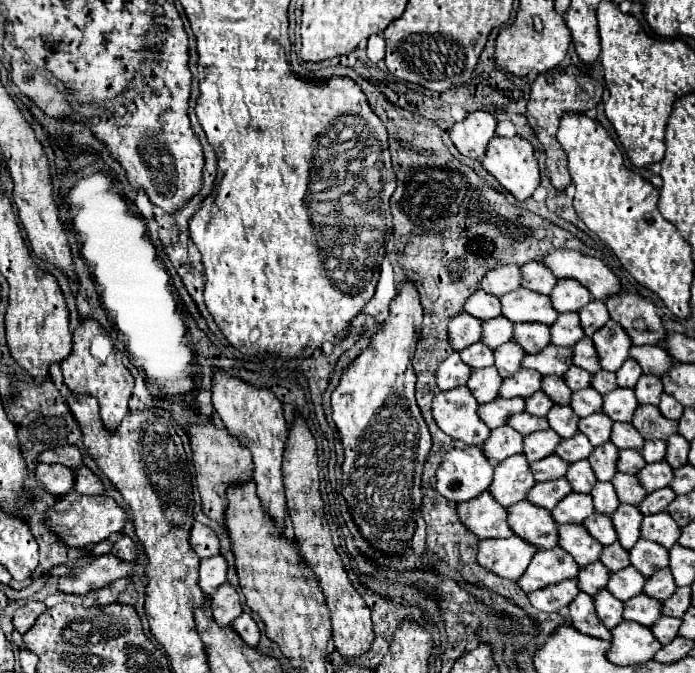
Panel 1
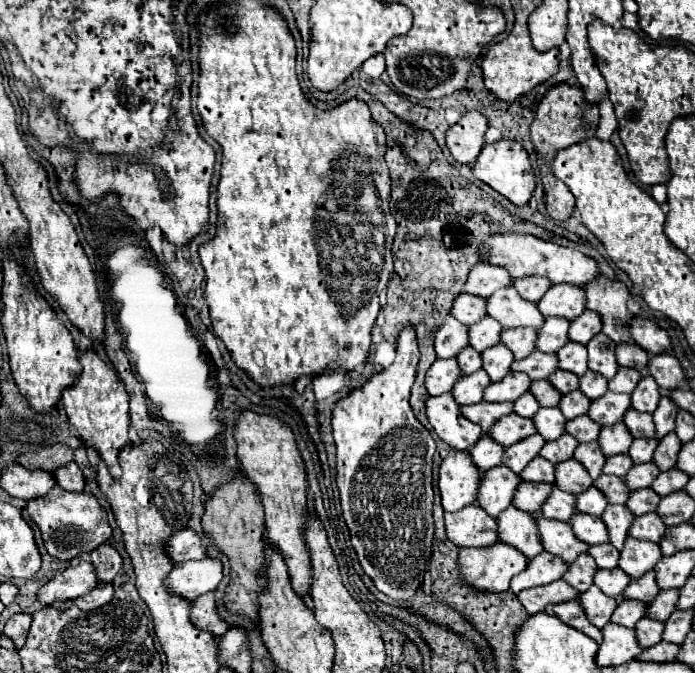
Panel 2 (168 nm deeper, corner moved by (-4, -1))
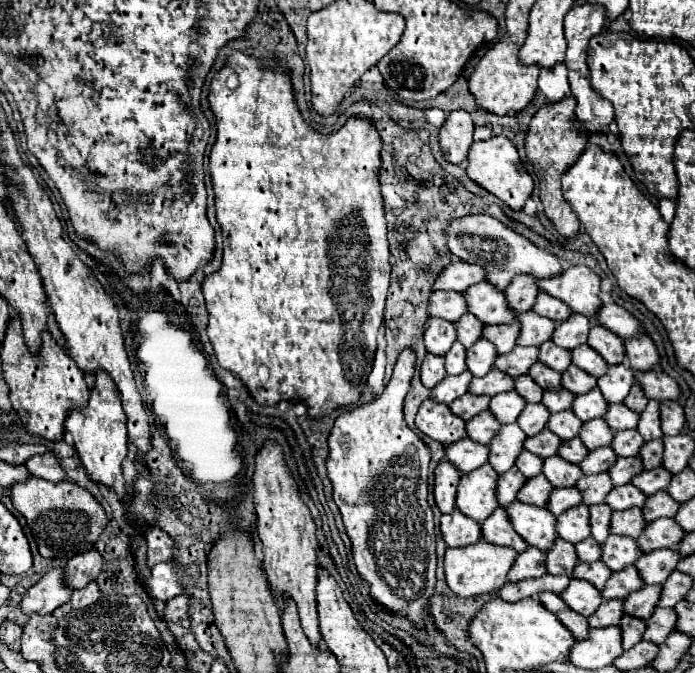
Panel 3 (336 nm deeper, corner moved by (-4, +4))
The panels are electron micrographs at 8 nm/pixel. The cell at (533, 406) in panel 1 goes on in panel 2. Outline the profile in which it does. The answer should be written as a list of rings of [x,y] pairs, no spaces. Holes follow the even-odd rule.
[[[524,393],[518,401],[514,401],[514,413],[522,415],[522,417],[534,417],[534,413],[538,413],[540,405],[538,401],[534,401],[532,393]]]

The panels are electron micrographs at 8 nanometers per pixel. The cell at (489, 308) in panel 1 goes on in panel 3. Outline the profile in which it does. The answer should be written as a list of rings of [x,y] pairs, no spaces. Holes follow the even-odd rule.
[[[436,290],[430,294],[430,308],[428,308],[432,318],[442,318],[456,322],[464,312],[466,312],[466,300],[458,292],[442,292]]]

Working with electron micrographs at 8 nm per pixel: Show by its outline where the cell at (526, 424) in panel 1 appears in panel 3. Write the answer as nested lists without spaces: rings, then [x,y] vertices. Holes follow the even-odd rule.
[[[488,410],[480,412],[478,416],[474,416],[474,420],[466,422],[468,438],[476,440],[478,444],[490,444],[490,440],[498,432],[498,428],[500,428],[498,420],[494,420],[494,416],[490,416]]]

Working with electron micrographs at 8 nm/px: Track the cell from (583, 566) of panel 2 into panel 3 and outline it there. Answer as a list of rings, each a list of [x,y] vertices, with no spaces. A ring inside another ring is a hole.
[[[558,538],[554,542],[554,548],[546,550],[546,572],[548,574],[566,574],[572,576],[572,570],[578,562],[578,556],[574,552],[574,544]]]

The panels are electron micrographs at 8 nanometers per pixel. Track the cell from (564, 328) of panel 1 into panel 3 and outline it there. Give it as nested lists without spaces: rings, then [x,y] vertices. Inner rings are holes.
[[[532,310],[518,314],[518,324],[520,324],[520,334],[516,344],[520,346],[540,346],[542,342],[550,340],[556,326],[552,320],[536,316]]]

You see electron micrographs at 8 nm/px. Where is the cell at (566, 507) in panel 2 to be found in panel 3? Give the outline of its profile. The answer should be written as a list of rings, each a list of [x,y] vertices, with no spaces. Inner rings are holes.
[[[538,474],[526,480],[526,484],[522,486],[522,492],[518,492],[518,500],[524,504],[534,504],[534,506],[546,506],[548,496],[554,488],[550,486],[550,482],[546,480],[546,476]]]

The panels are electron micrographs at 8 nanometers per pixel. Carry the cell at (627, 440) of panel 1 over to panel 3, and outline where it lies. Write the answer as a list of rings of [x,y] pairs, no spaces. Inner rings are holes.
[[[602,418],[598,420],[590,420],[582,424],[582,432],[578,432],[578,438],[582,440],[582,444],[586,444],[588,450],[600,448],[600,446],[608,446],[612,440],[612,430],[610,426],[606,426],[606,422]]]

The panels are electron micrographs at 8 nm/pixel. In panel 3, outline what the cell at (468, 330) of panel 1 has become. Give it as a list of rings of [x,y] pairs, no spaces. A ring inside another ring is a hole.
[[[442,318],[426,320],[426,330],[424,330],[426,352],[444,356],[454,342],[456,342],[456,328],[452,322],[442,320]]]

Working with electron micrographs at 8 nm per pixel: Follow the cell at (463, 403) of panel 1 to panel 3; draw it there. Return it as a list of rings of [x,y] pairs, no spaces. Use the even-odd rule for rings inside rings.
[[[432,398],[424,400],[416,414],[416,430],[430,436],[440,444],[452,444],[466,436],[466,422],[450,412],[446,404],[438,404]]]

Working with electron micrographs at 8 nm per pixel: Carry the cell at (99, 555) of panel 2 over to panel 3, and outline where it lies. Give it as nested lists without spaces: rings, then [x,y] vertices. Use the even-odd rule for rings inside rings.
[[[92,548],[84,554],[72,556],[62,568],[64,568],[64,584],[72,590],[86,586],[88,582],[96,580],[100,568],[102,568],[104,560],[102,556]]]

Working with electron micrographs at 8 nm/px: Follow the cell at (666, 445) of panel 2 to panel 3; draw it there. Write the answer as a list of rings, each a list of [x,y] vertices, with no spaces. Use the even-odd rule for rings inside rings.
[[[650,440],[650,442],[644,442],[638,456],[640,456],[640,460],[642,460],[644,470],[658,468],[658,466],[662,464],[662,440]]]

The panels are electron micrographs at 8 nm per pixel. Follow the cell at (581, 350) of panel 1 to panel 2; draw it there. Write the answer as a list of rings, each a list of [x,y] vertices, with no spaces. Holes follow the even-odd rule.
[[[570,341],[558,351],[558,359],[560,359],[560,369],[572,371],[578,377],[582,377],[582,373],[588,371],[586,369],[586,345],[578,345]]]

